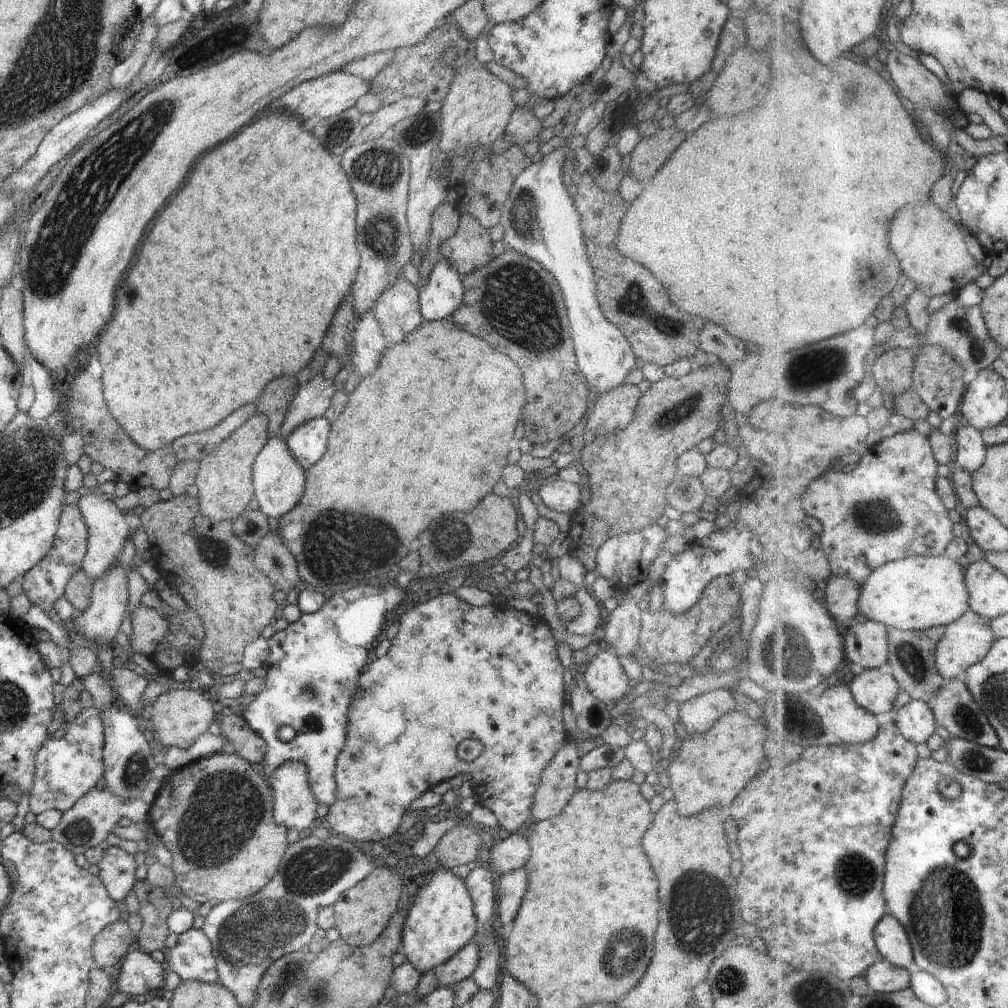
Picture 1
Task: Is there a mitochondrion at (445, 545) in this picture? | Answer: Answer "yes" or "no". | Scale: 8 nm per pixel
yes

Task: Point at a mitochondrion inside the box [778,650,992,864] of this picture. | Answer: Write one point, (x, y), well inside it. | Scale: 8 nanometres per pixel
(805, 719)

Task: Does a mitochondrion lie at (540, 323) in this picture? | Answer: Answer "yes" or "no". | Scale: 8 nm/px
yes

